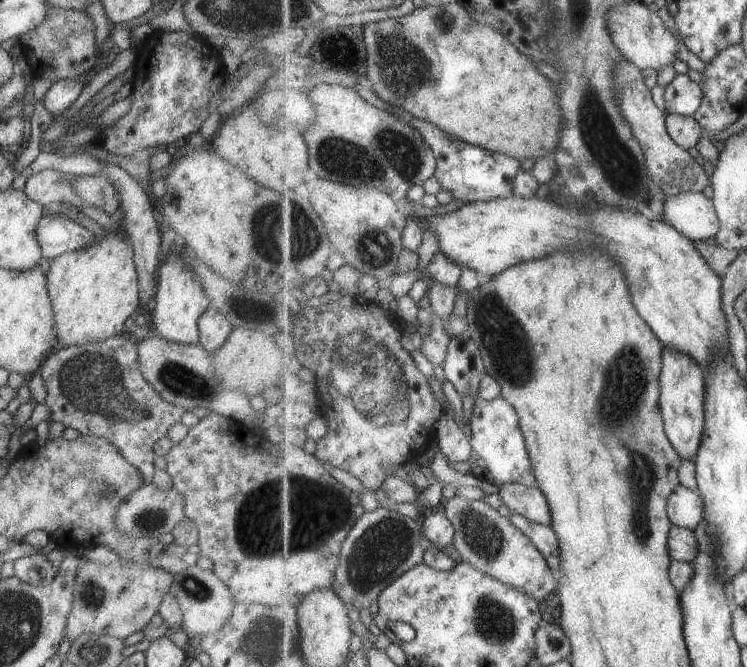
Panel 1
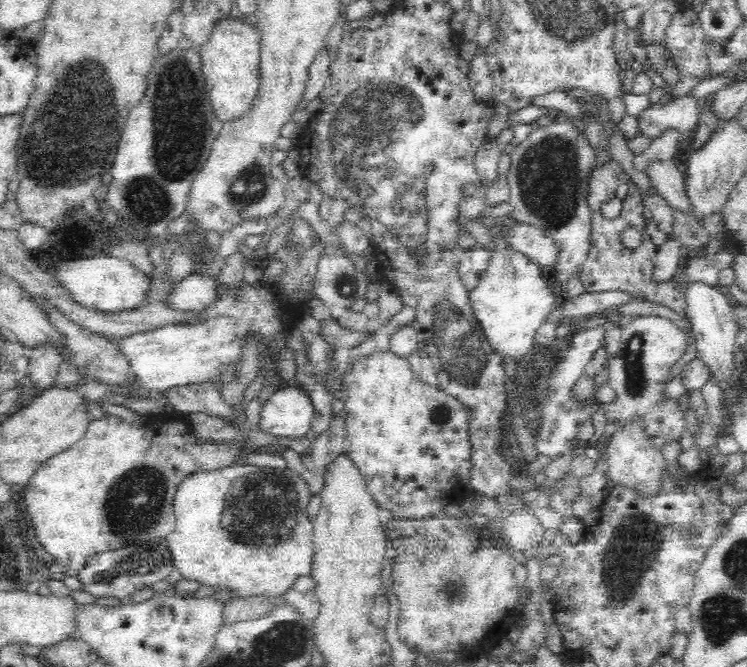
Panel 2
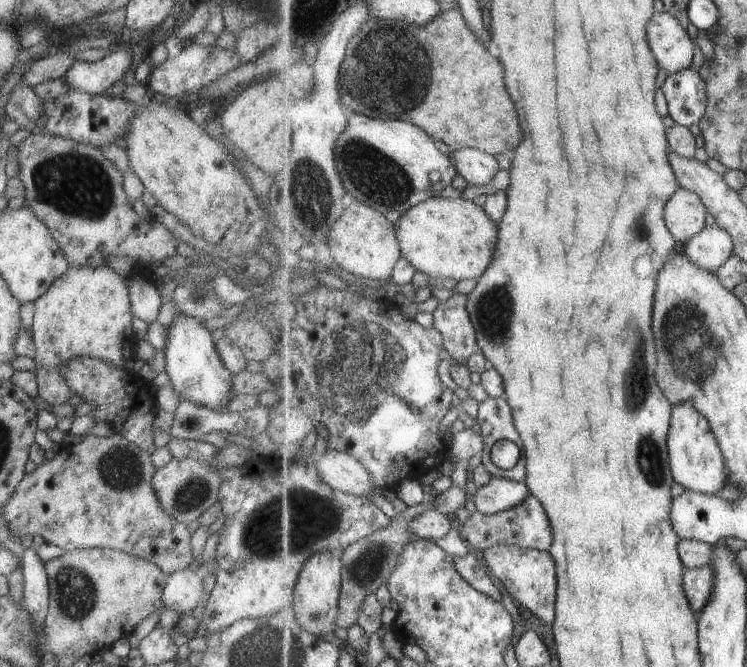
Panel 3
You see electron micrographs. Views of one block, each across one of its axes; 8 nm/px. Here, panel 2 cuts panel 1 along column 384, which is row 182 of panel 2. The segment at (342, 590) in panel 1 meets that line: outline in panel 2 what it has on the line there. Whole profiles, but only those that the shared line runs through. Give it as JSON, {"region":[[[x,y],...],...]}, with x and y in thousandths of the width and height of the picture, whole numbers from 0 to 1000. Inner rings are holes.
{"region":[[[748,180],[734,189],[715,193],[714,198],[683,228],[684,246],[677,258],[681,276],[681,301],[685,304],[685,322],[693,333],[716,339],[728,346],[728,352],[739,355],[744,370],[750,373],[747,396],[742,396],[739,421],[748,433],[755,433],[758,423],[768,414],[784,390],[790,375],[793,316],[787,307],[790,294],[790,264],[798,252],[798,228],[787,208],[772,195],[764,183]]]}

